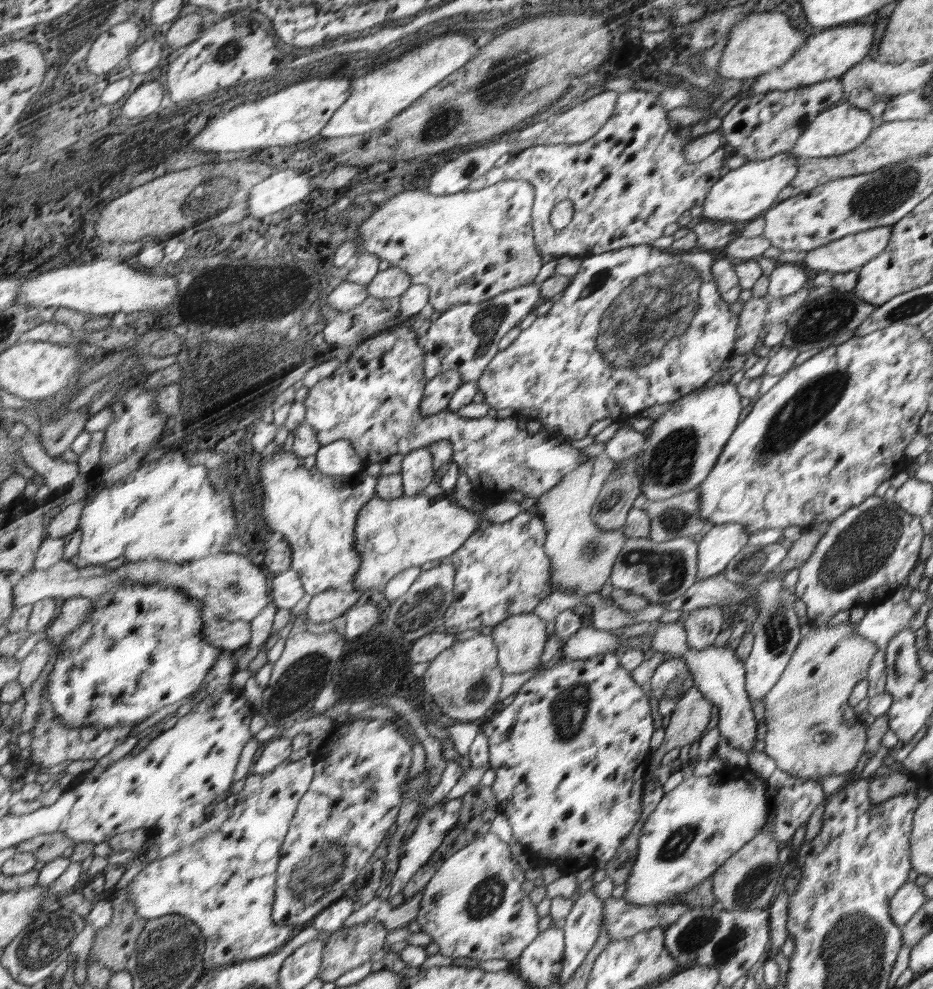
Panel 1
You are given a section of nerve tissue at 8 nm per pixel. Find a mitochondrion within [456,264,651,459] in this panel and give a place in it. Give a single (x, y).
(487, 322)

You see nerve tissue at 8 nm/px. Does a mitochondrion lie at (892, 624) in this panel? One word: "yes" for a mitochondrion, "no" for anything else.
no

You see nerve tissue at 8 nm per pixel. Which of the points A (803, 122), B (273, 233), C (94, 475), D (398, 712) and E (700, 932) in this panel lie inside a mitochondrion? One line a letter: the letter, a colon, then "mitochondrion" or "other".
A: other
B: other
C: other
D: other
E: mitochondrion

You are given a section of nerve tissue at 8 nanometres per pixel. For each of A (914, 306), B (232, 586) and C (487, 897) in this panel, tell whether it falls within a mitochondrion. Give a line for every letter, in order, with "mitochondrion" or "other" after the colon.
A: mitochondrion
B: mitochondrion
C: mitochondrion

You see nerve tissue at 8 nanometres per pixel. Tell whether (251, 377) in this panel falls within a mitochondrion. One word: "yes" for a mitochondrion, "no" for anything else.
yes

